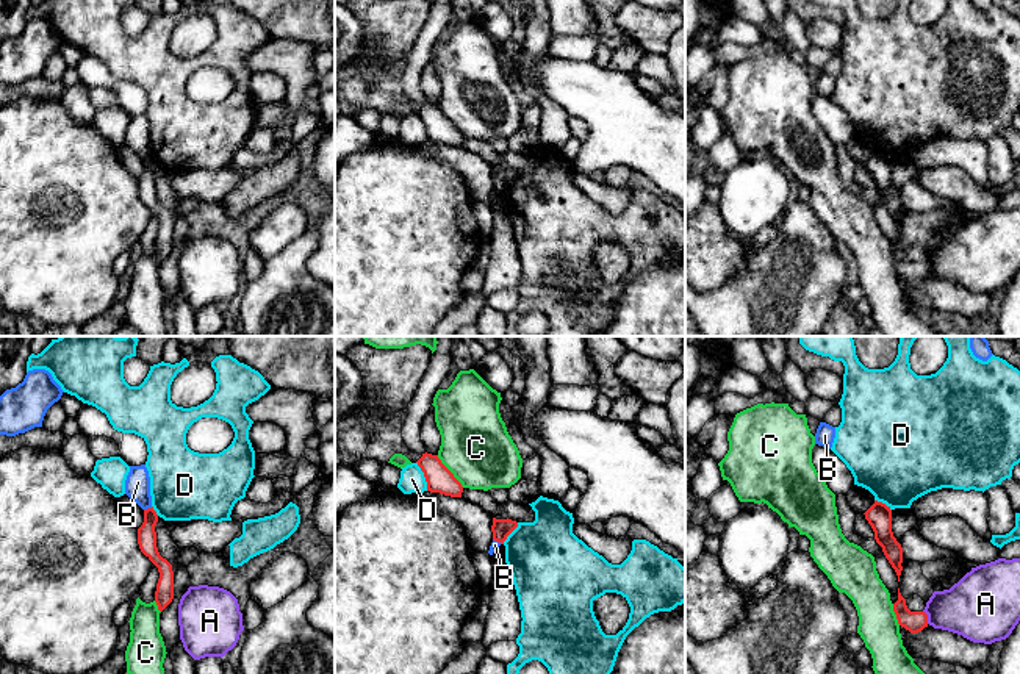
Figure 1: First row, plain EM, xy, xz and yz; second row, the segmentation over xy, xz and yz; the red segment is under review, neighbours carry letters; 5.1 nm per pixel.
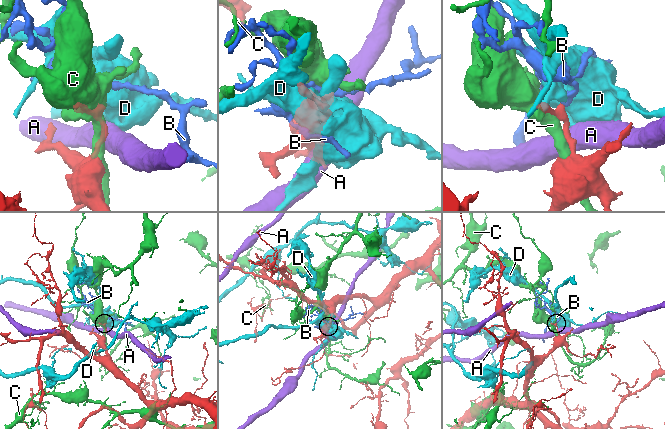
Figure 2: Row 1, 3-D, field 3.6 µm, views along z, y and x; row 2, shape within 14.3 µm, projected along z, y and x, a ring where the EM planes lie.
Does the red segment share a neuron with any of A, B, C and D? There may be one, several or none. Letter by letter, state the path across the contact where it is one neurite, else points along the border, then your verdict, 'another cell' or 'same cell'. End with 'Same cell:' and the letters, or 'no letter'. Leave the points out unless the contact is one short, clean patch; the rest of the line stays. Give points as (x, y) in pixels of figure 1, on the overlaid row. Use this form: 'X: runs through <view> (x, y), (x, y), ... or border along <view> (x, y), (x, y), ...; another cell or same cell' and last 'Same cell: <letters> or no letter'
A: border along yz (923, 610), (928, 623); another cell
B: border along xy (152, 507), (144, 510); another cell
C: another cell
D: another cell
Same cell: no letter

